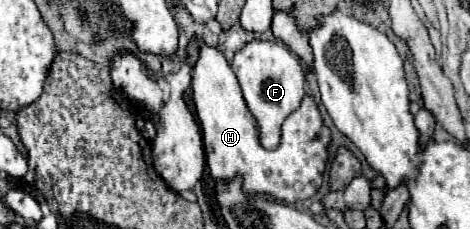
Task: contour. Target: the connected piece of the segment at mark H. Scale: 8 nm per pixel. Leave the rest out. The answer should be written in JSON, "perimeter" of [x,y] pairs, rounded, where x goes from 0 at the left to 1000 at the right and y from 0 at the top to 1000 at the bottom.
{"perimeter":[[[428,188],[423,258],[411,284],[406,389],[419,511],[432,563],[440,721],[457,782],[491,782],[500,764],[517,764],[517,825],[526,843],[572,852],[602,886],[653,869],[683,817],[704,572],[687,546],[674,459],[657,415],[645,432],[640,467],[602,537],[594,642],[568,659],[551,624],[547,528],[526,476],[509,389],[509,345],[491,310],[466,205]]]}

